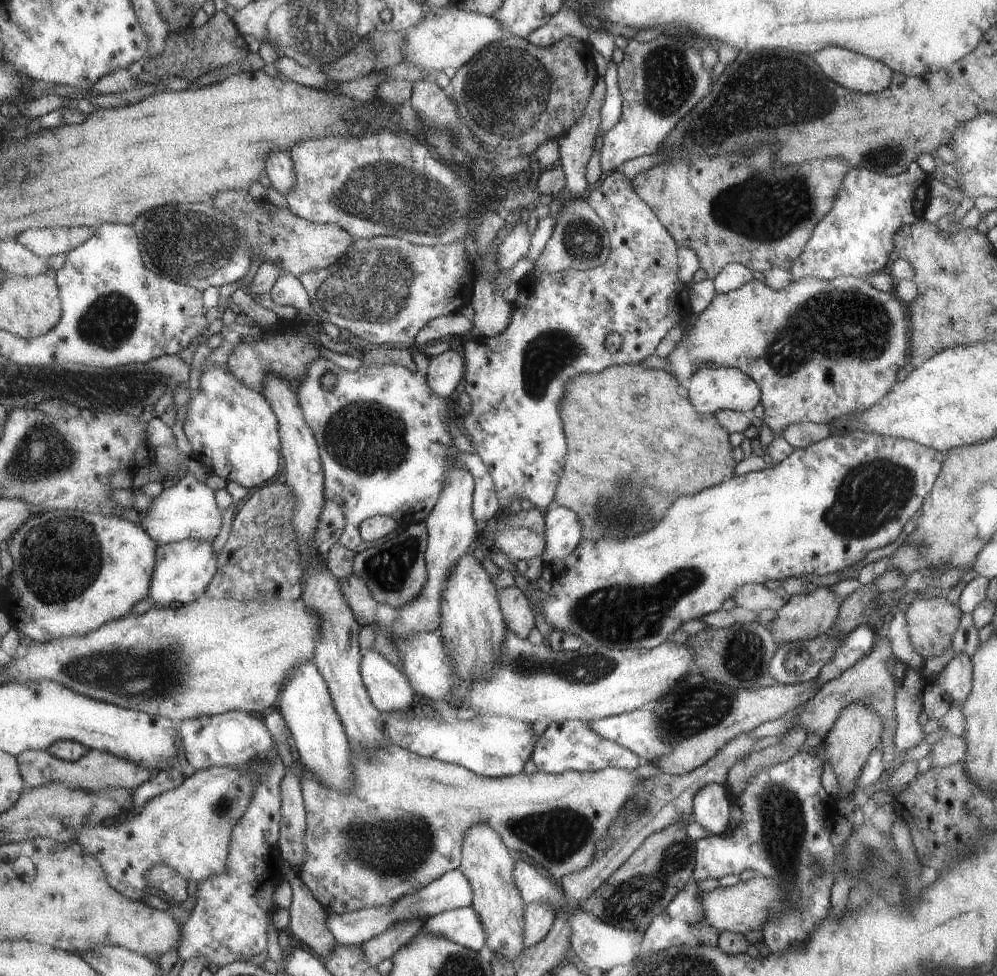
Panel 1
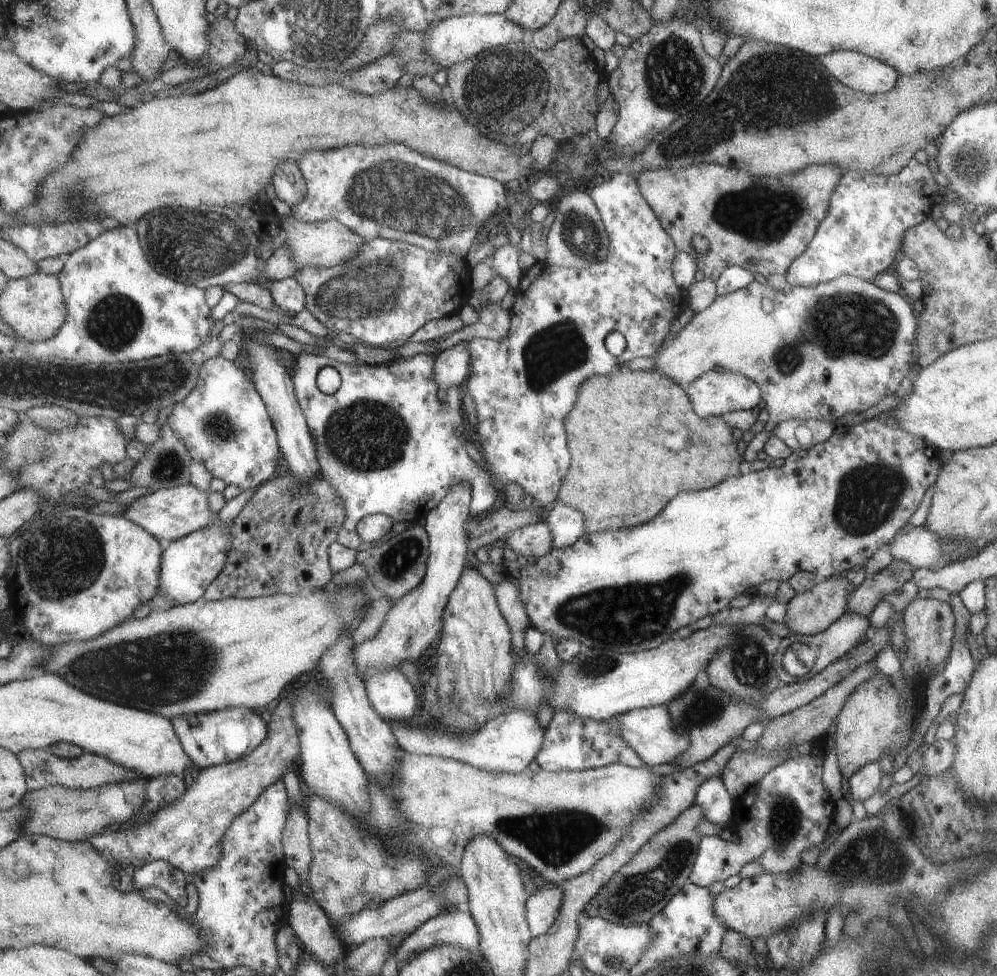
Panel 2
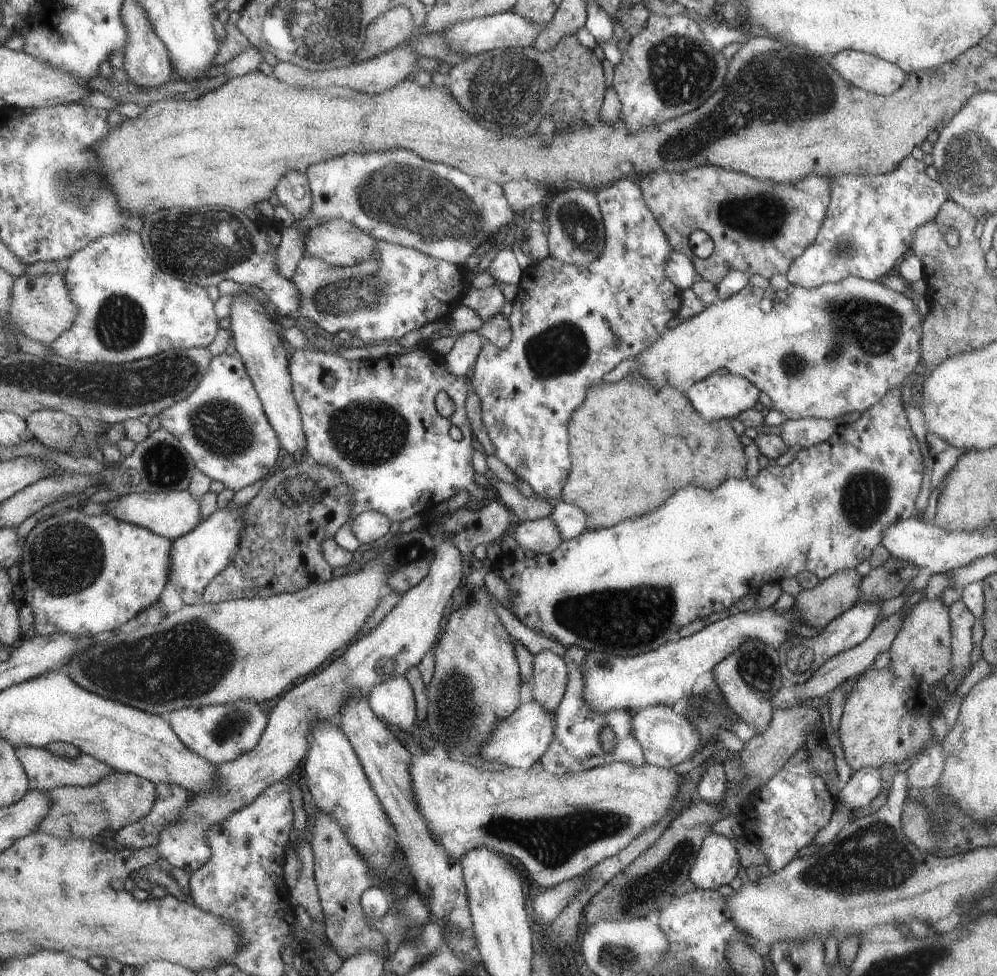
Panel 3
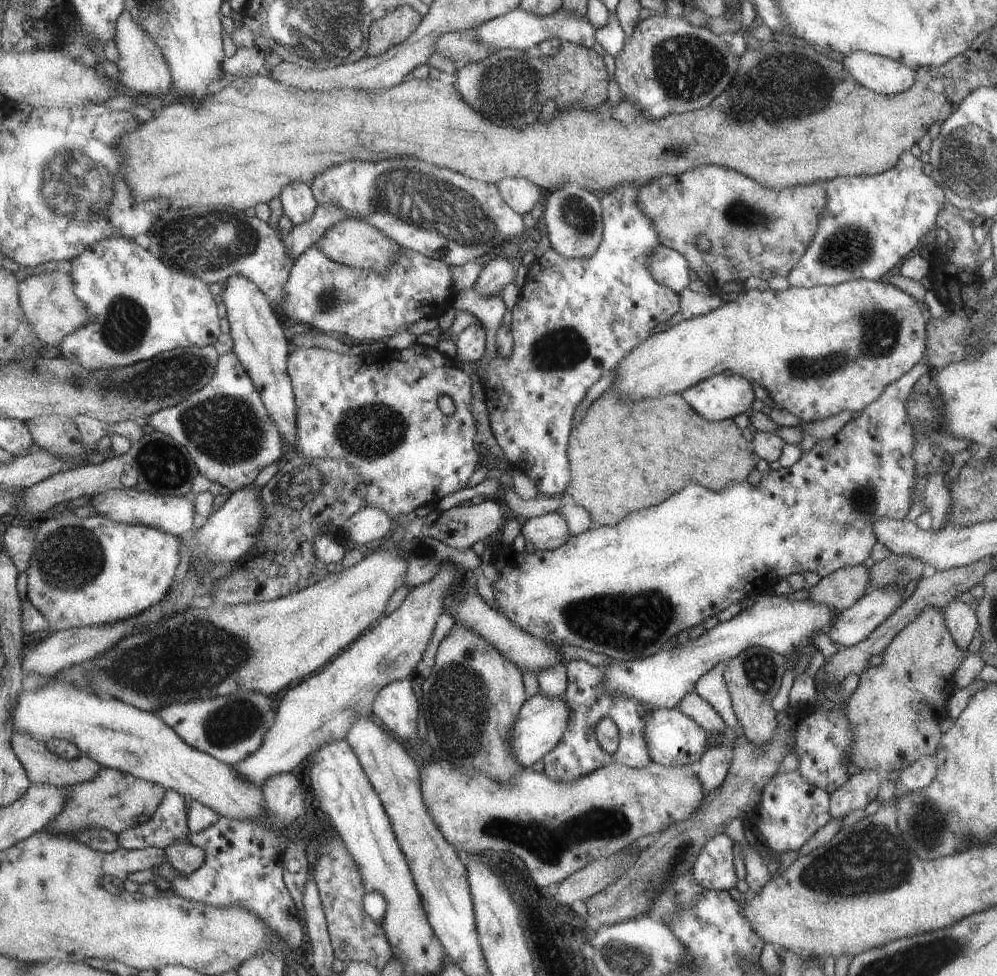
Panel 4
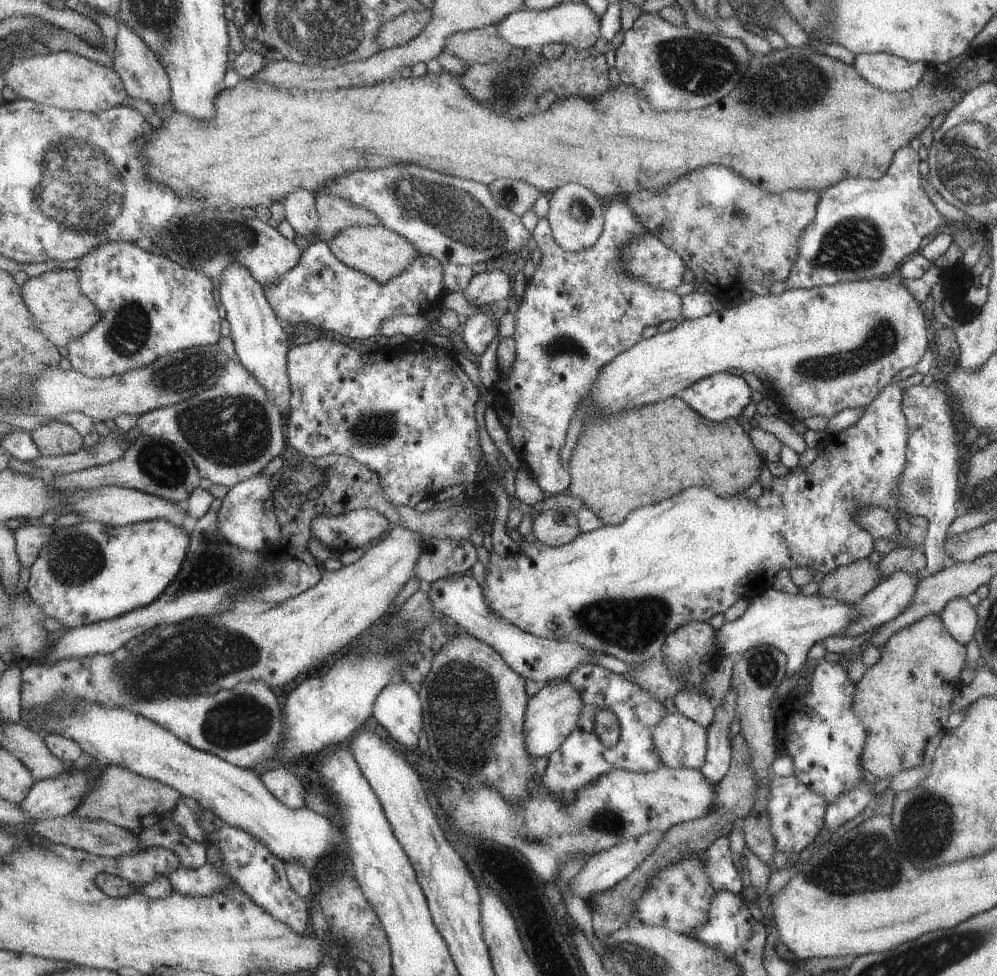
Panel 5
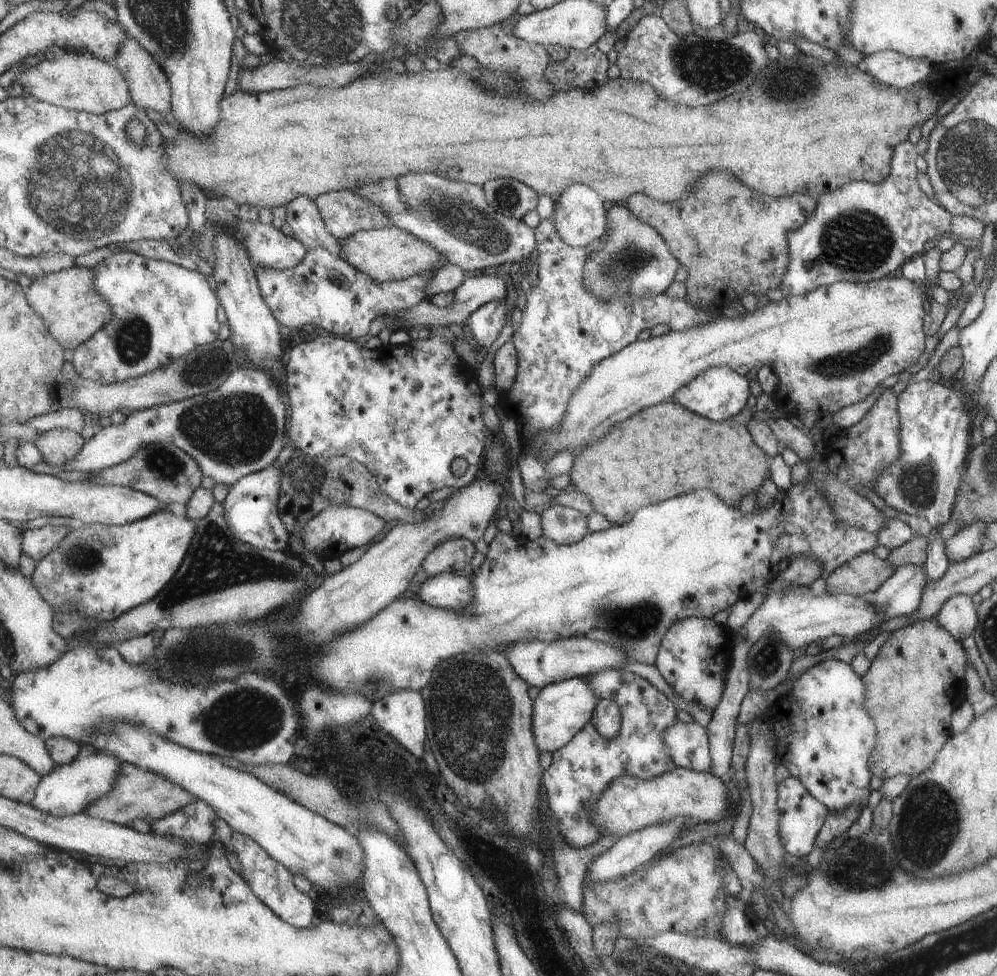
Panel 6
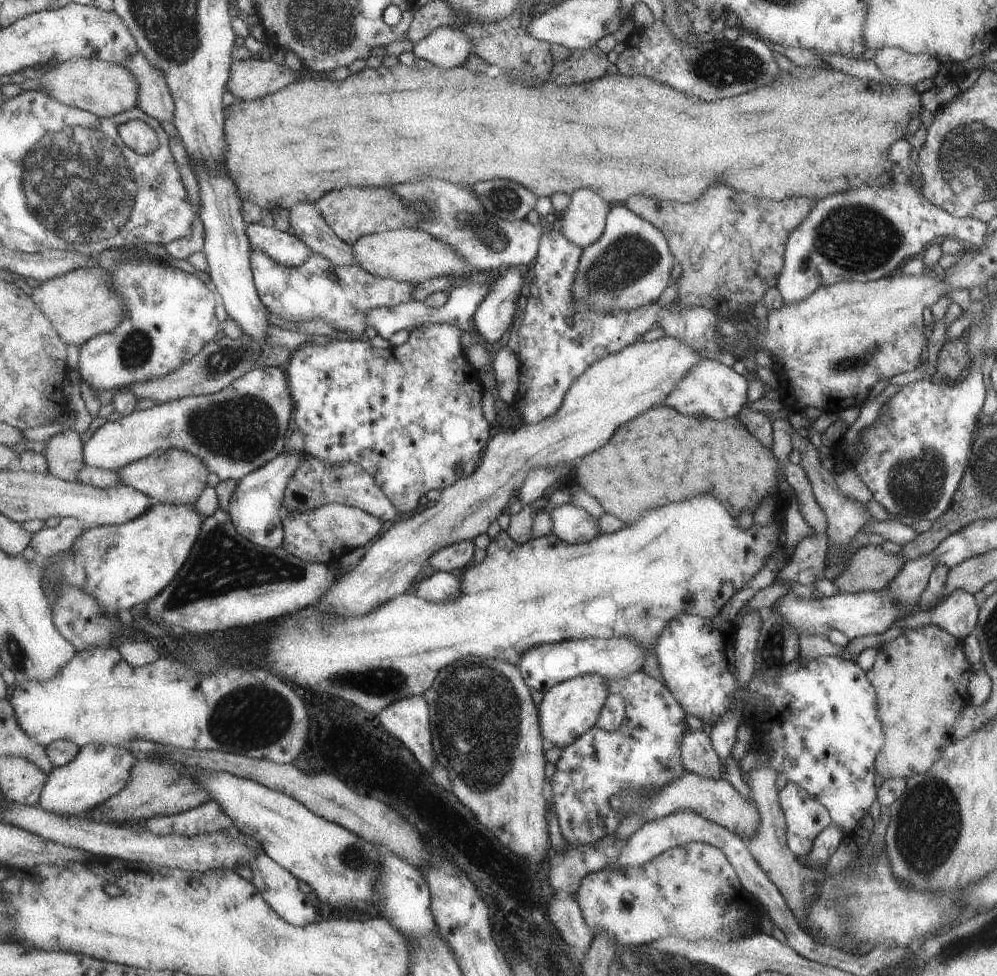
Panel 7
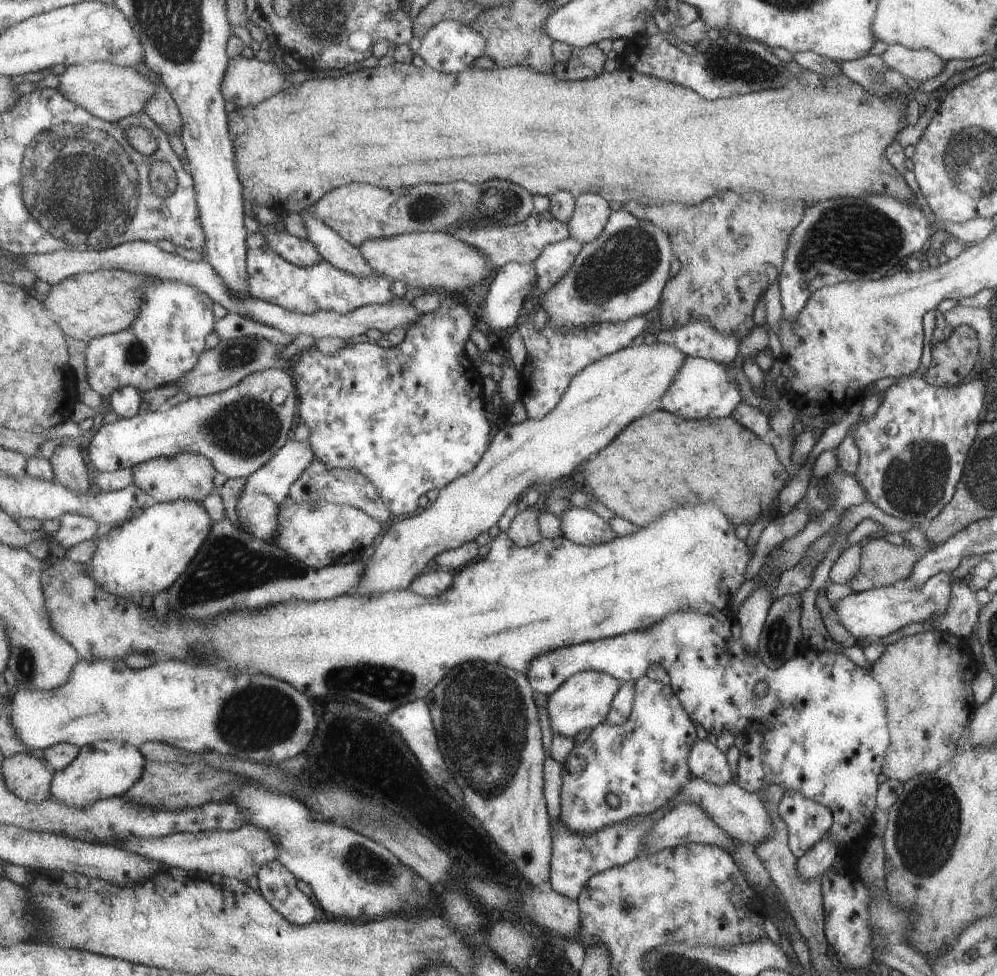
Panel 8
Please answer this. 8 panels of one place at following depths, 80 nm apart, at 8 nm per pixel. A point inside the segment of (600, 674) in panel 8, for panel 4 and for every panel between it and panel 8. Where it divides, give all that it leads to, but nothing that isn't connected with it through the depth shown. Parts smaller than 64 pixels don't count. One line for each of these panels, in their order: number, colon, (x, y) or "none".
4: (542, 720)
5: (552, 712)
6: (561, 710)
7: (568, 709)

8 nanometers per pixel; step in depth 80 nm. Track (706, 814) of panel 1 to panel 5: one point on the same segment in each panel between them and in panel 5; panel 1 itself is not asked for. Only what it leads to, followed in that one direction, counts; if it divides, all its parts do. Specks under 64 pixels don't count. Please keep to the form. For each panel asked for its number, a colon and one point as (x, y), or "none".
2: (716, 804)
3: (712, 785)
4: (711, 768)
5: (718, 745)

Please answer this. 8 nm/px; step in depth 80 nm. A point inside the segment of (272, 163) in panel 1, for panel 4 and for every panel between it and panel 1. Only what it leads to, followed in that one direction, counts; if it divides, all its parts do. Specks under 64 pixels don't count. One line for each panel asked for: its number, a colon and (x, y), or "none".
2: (290, 185)
3: (294, 190)
4: (299, 203)

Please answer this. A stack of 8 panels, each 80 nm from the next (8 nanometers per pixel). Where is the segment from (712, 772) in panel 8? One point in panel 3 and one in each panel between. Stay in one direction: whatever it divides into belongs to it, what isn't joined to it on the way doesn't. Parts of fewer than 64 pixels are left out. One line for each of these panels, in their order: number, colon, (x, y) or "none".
3: (666, 737)
4: (673, 739)
5: (680, 742)
6: (687, 743)
7: (696, 753)

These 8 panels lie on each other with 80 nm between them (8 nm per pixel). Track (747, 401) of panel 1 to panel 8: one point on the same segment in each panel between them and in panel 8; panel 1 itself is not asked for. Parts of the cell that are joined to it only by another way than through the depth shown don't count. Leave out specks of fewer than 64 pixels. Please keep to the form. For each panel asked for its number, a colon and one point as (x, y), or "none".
2: (713, 393)
3: (724, 396)
4: (719, 397)
5: (721, 395)
6: (717, 393)
7: (712, 390)
8: (702, 387)

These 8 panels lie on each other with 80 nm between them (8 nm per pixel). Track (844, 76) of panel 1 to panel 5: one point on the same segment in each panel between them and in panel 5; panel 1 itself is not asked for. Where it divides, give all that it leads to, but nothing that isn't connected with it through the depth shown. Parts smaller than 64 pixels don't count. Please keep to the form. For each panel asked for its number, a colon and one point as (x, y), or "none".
2: (860, 72)
3: (868, 72)
4: (883, 75)
5: (885, 71)

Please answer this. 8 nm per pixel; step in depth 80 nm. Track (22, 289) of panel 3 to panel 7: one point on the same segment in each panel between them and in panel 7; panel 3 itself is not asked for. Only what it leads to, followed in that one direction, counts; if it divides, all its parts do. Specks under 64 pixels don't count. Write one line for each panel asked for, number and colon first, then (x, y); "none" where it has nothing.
4: (51, 305)
5: (63, 311)
6: (73, 308)
7: (81, 305)

